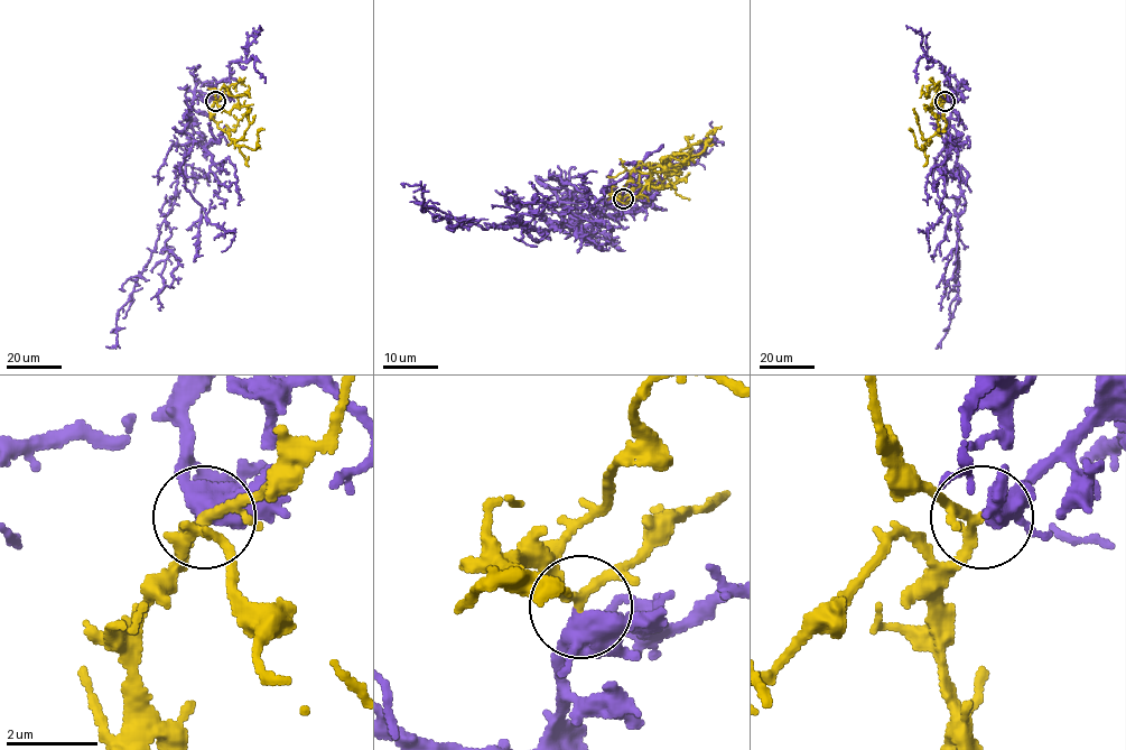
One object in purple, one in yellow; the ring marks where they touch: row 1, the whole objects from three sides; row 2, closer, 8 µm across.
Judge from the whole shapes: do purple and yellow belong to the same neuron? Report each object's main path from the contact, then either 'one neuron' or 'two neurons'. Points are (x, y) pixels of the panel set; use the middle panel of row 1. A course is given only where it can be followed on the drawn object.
purple via (623, 200), (616, 216), (567, 207), (577, 221), (534, 240), (453, 225), (401, 183) | yellow via (623, 200), (615, 194), (625, 202), (640, 192), (650, 170), (664, 156), (698, 155), (708, 133), (722, 126) | one neuron

